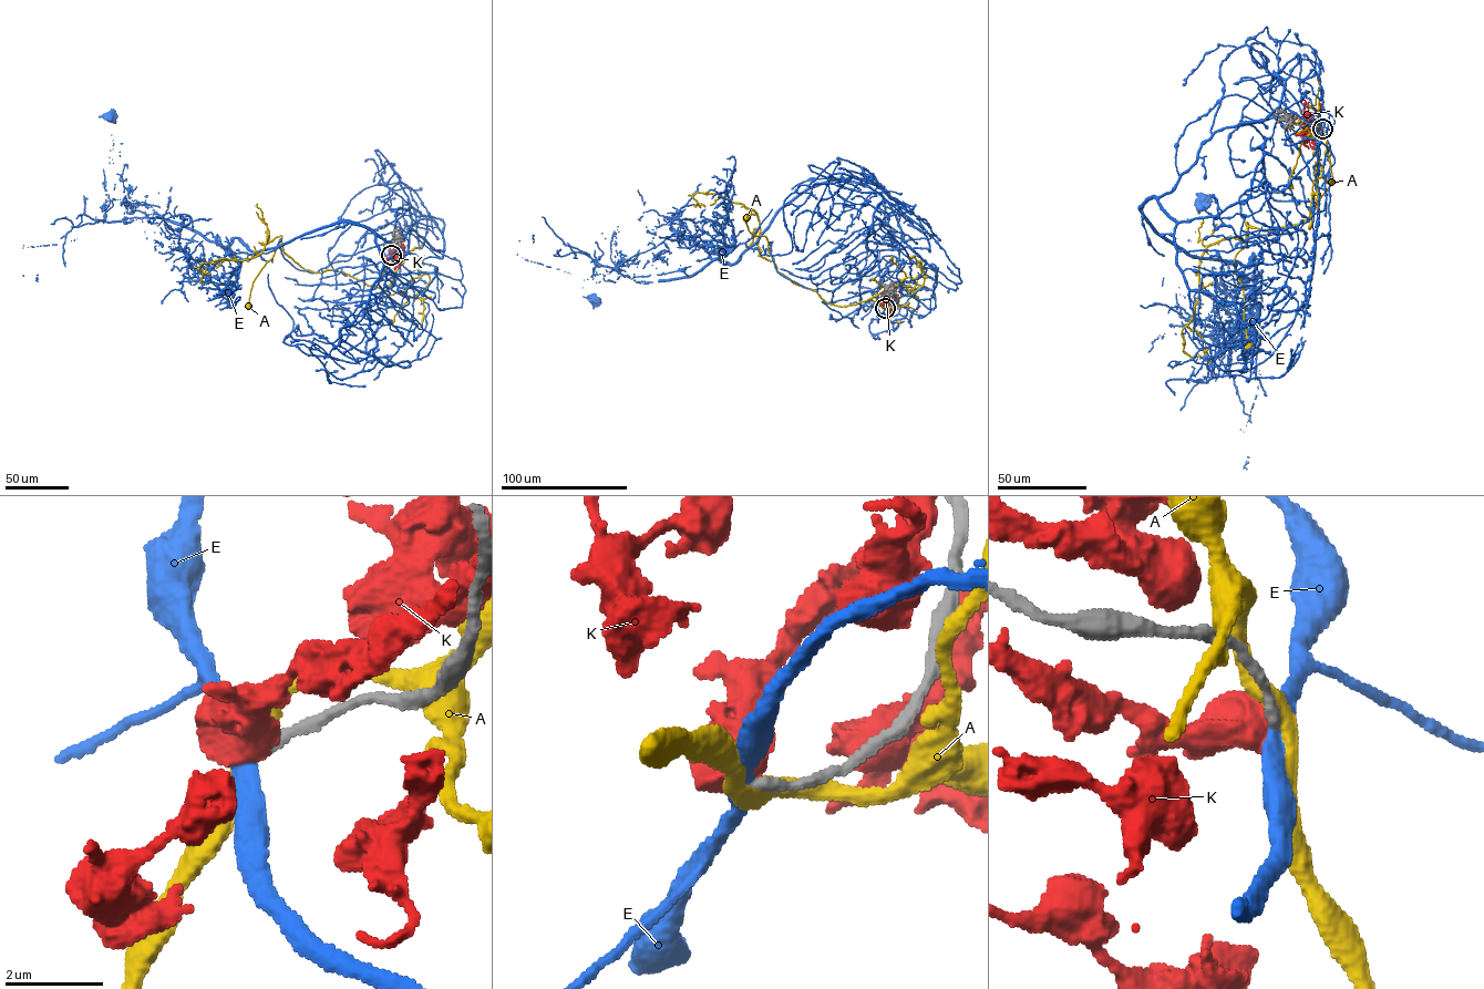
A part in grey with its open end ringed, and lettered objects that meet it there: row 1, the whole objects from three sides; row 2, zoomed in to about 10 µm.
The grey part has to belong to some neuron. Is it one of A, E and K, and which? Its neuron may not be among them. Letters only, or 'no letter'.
no letter

